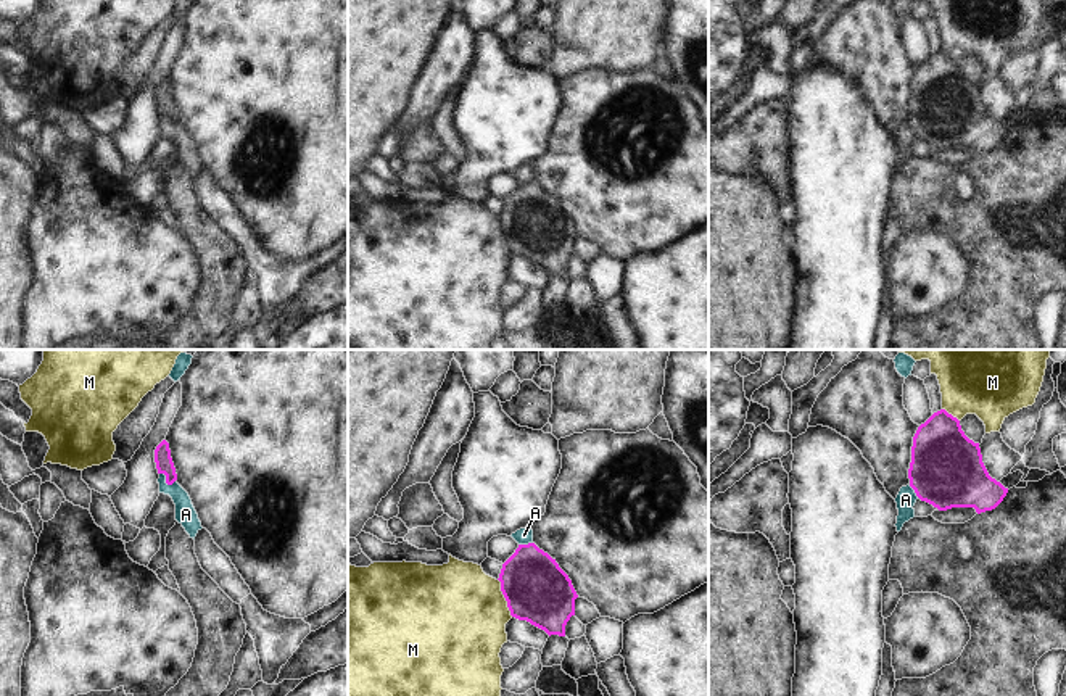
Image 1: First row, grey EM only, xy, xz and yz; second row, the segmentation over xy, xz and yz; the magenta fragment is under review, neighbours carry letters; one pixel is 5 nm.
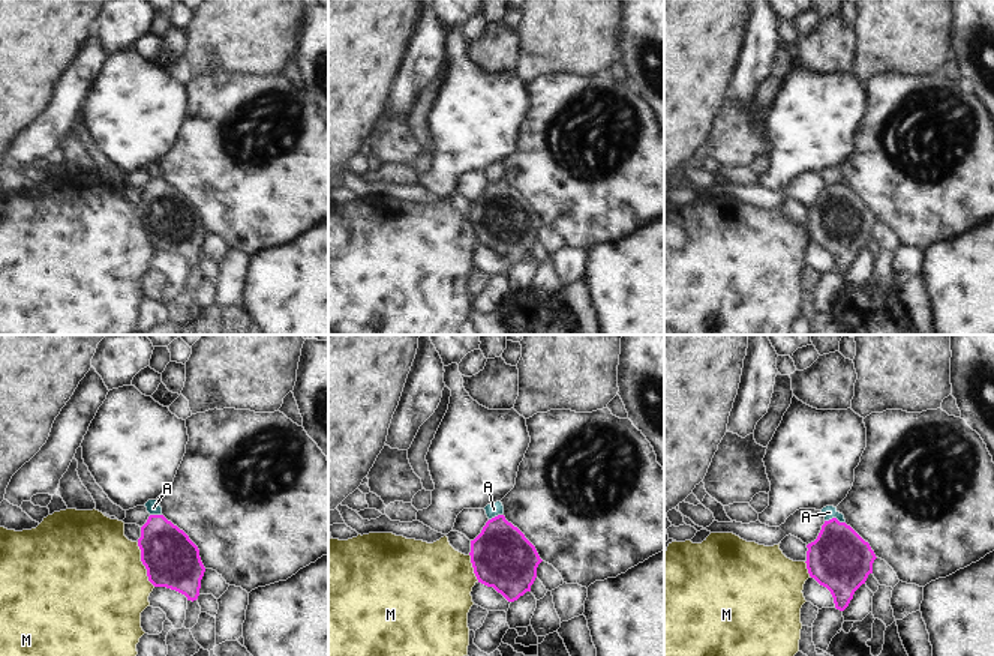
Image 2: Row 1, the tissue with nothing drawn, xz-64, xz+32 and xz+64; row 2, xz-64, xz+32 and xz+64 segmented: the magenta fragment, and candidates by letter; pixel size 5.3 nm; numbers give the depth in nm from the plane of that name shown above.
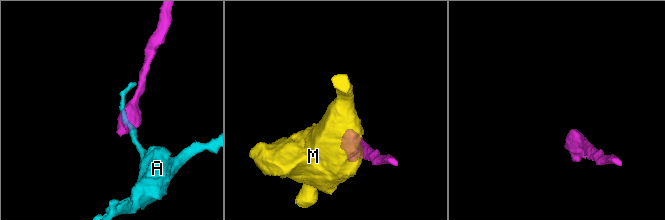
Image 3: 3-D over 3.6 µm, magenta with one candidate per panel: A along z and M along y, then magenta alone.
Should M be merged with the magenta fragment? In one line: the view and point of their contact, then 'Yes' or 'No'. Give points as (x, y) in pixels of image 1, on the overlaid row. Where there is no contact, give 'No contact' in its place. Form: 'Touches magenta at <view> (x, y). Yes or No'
Touches magenta at xz (504, 596). No

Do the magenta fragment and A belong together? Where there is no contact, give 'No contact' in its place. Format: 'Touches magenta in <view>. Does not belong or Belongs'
Touches magenta in xy. Does not belong

